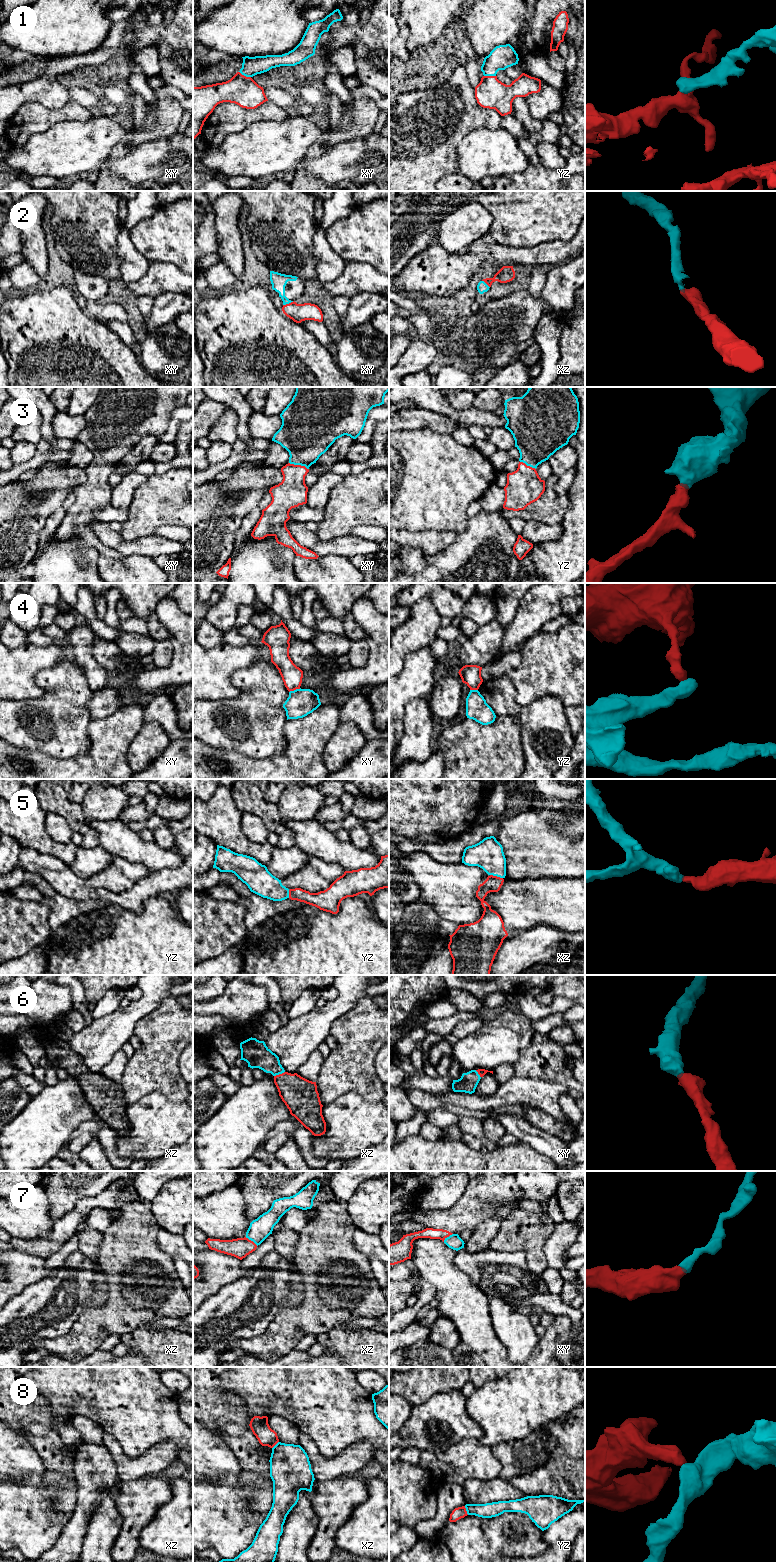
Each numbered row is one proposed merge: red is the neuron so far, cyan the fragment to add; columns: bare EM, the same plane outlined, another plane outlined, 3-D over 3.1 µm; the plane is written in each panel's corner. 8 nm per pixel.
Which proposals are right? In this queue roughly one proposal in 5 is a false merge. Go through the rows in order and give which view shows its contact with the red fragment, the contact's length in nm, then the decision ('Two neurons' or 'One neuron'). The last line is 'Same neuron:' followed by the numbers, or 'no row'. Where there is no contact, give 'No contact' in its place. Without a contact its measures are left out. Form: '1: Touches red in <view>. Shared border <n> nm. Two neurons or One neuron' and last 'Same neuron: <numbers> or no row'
1: Touches red in xy. Shared border 110 nm. One neuron
2: Touches red in xy. Shared border 90 nm. One neuron
3: Touches red in xy. Shared border 170 nm. One neuron
4: Touches red in xy. Shared border 100 nm. Two neurons
5: Touches red in xz. Shared border 110 nm. One neuron
6: Touches red in xz. Shared border 100 nm. One neuron
7: Touches red in xz. Shared border 120 nm. One neuron
8: Touches red in yz. Shared border 80 nm. Two neurons
Same neuron: 1, 2, 3, 5, 6, 7

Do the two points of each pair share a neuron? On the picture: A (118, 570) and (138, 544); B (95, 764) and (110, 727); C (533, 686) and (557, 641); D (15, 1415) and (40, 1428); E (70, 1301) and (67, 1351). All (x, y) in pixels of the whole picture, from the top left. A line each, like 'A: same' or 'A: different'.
A: different
B: same
C: same
D: same
E: different

